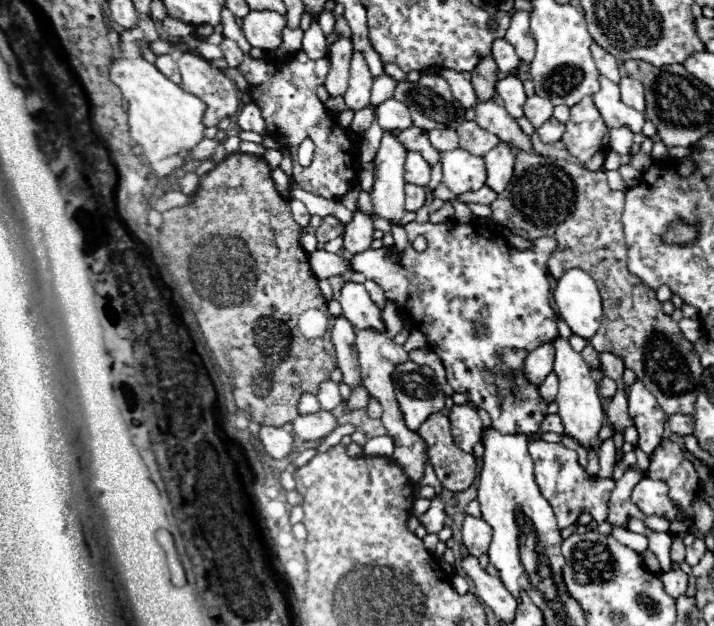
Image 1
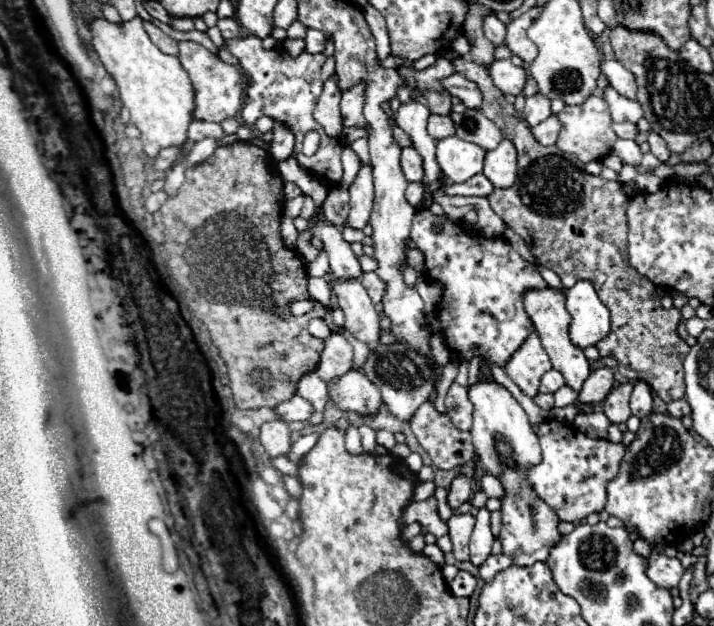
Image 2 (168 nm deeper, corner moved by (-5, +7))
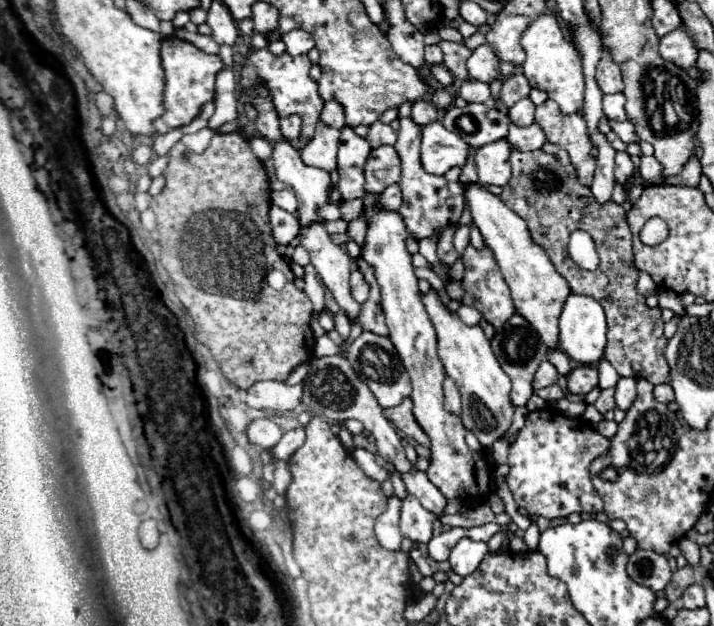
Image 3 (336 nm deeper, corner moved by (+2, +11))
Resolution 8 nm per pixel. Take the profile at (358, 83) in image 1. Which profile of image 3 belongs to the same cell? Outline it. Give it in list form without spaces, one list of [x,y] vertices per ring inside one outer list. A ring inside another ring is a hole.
[[[327,101],[323,111],[321,111],[321,117],[319,117],[327,127],[333,127],[333,129],[343,129],[345,127],[345,115],[343,115],[343,107],[337,103],[337,101]]]

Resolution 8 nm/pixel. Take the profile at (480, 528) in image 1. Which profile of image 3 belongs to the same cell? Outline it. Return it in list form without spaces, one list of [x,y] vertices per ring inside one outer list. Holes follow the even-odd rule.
[[[461,539],[453,551],[451,551],[451,557],[449,557],[449,565],[451,565],[451,571],[461,575],[461,577],[467,577],[469,573],[473,573],[477,569],[477,565],[481,563],[481,559],[485,557],[487,553],[487,543],[475,543],[471,539]]]

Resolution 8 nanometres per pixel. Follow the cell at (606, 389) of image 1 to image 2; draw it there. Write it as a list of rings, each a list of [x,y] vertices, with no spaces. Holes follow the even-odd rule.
[[[602,367],[590,373],[578,397],[582,403],[600,403],[612,391],[612,387],[614,387],[614,375],[608,367]]]

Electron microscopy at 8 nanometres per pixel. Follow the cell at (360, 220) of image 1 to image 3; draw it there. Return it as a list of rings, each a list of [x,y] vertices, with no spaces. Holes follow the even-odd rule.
[[[345,125],[341,129],[339,137],[339,161],[337,161],[337,171],[339,171],[339,193],[343,199],[359,199],[365,195],[363,191],[363,165],[367,161],[371,147],[367,139],[359,137],[353,127]]]

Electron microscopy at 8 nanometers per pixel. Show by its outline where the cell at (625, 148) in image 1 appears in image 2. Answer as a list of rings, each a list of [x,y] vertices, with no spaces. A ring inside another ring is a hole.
[[[616,139],[612,151],[622,159],[622,163],[630,163],[630,165],[638,165],[642,159],[642,151],[638,147],[638,143],[634,139]]]

